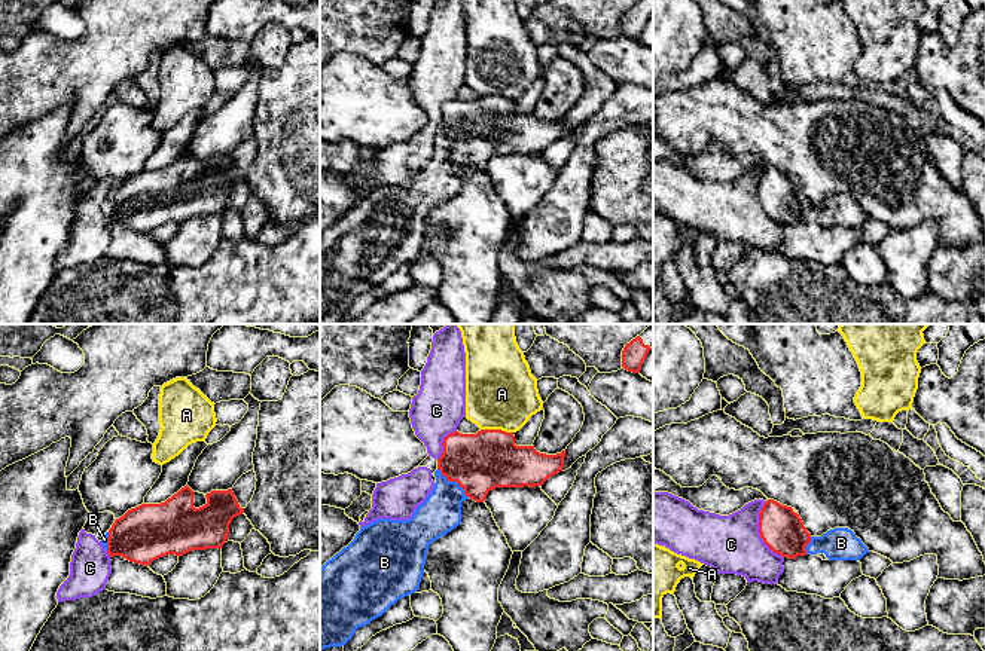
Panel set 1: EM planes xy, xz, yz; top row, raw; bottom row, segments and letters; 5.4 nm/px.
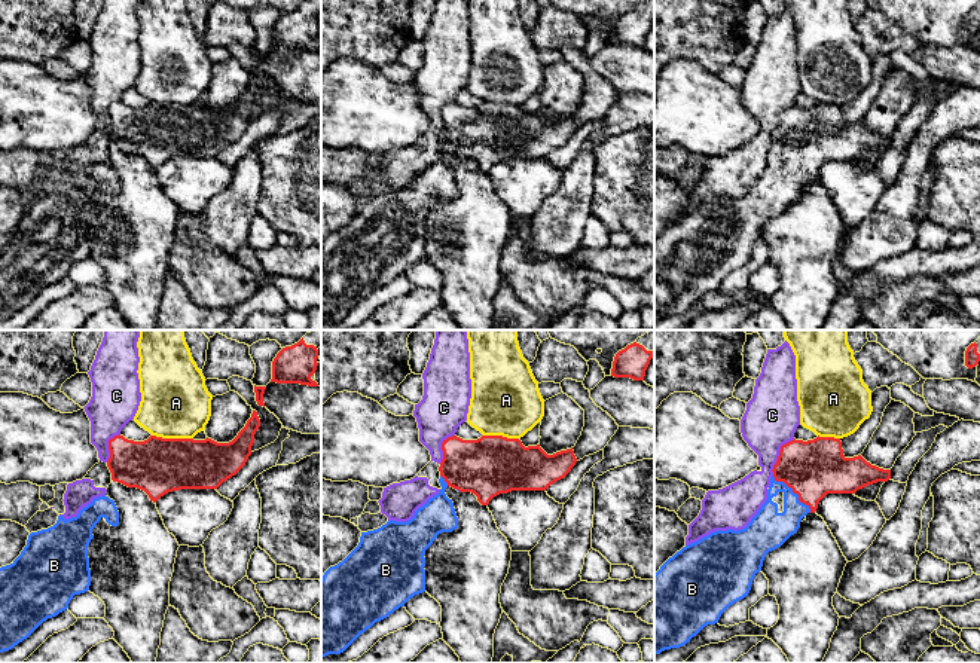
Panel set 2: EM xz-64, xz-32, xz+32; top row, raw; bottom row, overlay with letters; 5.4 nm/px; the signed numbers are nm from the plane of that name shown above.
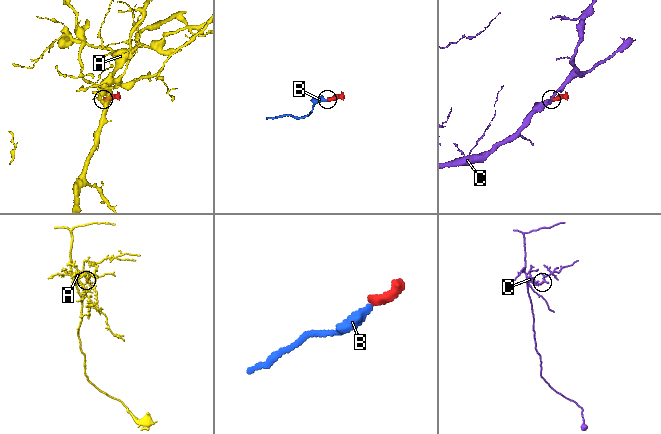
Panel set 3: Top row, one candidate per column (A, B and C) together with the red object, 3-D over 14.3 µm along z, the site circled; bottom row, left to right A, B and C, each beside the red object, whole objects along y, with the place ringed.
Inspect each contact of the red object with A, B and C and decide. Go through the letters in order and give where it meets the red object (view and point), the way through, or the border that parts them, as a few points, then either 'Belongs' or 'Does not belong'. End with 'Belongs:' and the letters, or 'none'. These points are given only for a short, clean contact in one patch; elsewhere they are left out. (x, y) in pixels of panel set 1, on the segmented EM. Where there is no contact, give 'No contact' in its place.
A: Touches red at xz (497, 430). Does not belong
B: Touches red at xz (454, 480). Path across: xz (479, 462), (472, 464), (454, 480), (441, 512). Belongs
C: Touches red at yz (759, 531). Boundary: yz (765, 501), (759, 513), (758, 532), (783, 558). Does not belong
Belongs: B

